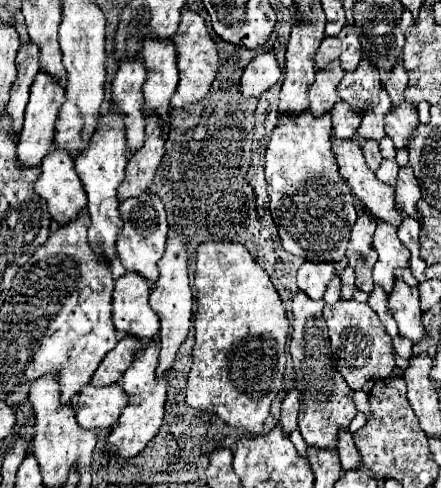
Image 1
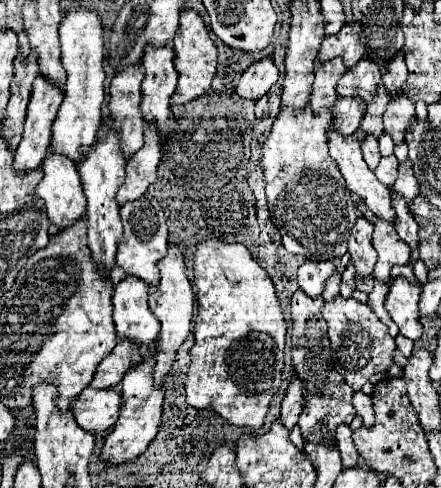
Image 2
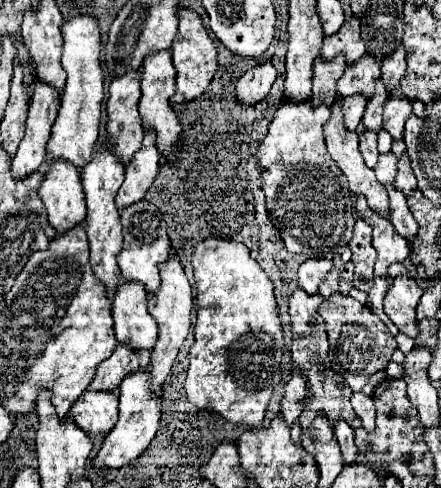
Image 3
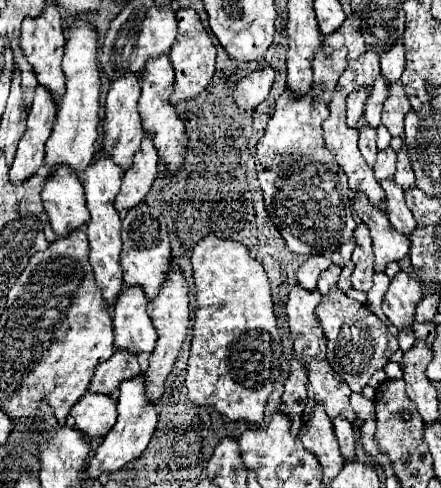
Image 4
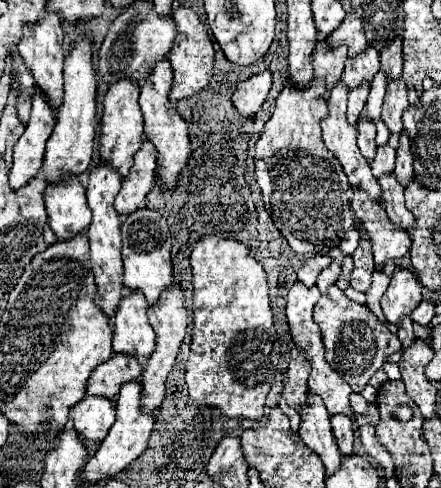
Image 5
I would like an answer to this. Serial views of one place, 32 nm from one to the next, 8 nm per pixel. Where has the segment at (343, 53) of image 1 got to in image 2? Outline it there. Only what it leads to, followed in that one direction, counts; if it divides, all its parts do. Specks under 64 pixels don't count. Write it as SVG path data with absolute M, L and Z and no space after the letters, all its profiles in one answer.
M348 22L342 26L342 30L338 34L326 36L322 40L318 62L328 62L336 56L340 56L344 60L346 68L352 68L352 64L356 64L364 56L364 44L360 40L358 22Z

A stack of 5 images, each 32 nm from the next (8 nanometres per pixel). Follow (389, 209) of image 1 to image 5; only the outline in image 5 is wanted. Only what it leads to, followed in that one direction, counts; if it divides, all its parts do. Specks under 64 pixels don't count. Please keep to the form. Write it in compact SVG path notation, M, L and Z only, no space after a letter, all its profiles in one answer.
M338 82L338 84L332 88L330 98L328 98L328 116L324 116L322 122L320 122L322 132L324 132L324 144L326 144L328 150L334 152L334 156L340 160L340 164L342 164L342 168L344 168L348 180L350 180L350 186L364 188L370 196L380 198L380 186L378 186L376 178L374 178L372 172L370 172L370 164L364 160L362 152L360 152L358 146L356 146L356 136L358 136L358 132L356 132L356 128L354 128L352 124L348 124L348 120L346 120L346 100L348 100L348 86L342 84L342 82Z

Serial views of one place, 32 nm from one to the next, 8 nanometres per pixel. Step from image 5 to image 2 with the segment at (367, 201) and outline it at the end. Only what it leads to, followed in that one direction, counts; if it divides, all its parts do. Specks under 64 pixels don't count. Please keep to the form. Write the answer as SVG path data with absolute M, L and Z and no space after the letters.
M362 200L358 204L358 210L370 224L374 224L374 242L372 244L378 252L378 262L374 266L374 278L384 280L388 284L390 268L396 264L406 264L410 260L410 248L408 248L408 244L404 244L404 240L400 240L396 236L394 224L372 214Z

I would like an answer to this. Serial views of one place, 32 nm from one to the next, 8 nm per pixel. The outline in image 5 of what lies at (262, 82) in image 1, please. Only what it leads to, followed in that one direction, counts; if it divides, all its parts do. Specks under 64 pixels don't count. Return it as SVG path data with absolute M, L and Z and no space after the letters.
M264 70L262 74L256 74L250 80L238 84L236 92L232 94L232 104L244 118L254 118L256 112L262 108L270 86L272 86L272 72Z

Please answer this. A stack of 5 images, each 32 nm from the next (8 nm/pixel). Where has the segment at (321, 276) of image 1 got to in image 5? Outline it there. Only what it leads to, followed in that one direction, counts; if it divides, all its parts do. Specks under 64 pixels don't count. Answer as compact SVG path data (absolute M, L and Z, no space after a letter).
M312 256L304 262L304 266L298 270L298 280L302 284L316 284L318 274L332 262L330 256Z

